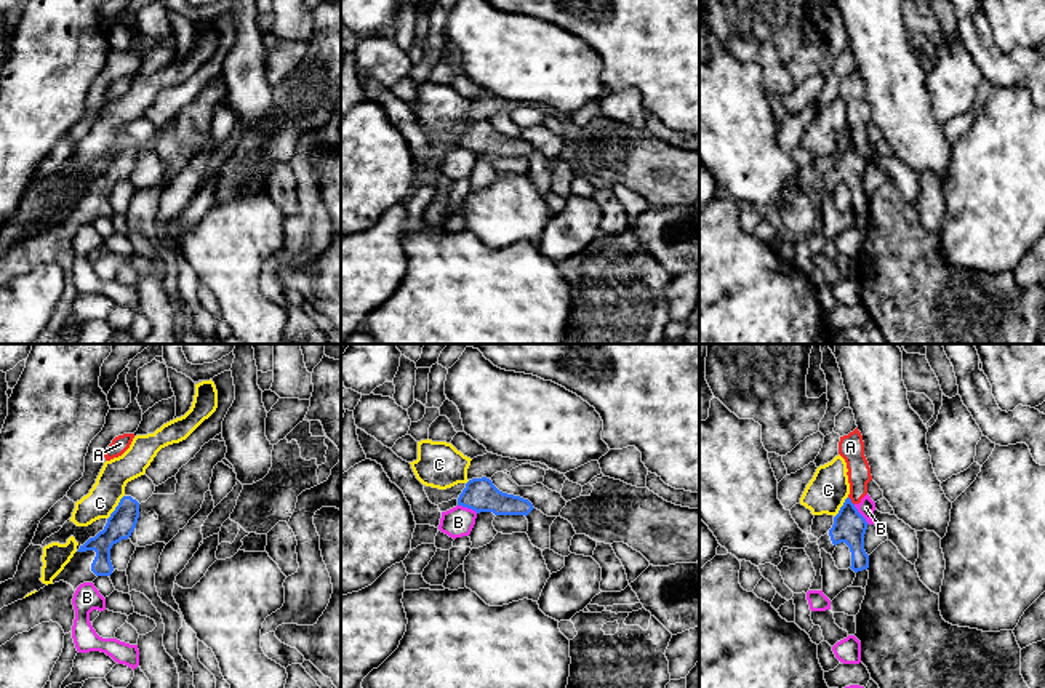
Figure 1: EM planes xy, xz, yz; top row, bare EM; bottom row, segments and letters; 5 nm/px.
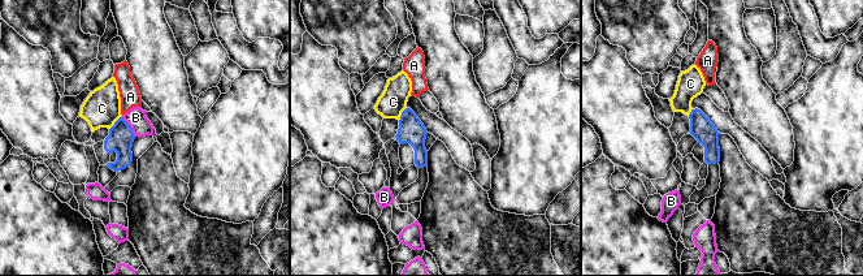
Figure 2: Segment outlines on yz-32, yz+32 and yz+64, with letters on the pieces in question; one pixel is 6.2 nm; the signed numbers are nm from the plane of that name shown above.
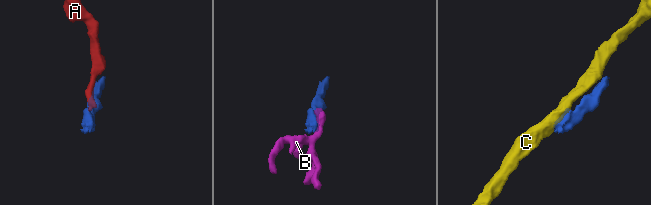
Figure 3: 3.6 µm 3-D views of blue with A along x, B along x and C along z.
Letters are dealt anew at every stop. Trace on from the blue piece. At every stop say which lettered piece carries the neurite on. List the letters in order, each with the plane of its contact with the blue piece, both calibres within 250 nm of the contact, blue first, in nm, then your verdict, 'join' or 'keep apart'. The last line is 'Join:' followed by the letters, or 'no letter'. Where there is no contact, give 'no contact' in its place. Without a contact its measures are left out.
A: meets blue in yz; 160 nm thick on the blue side, 110 nm on the other; keep apart
B: meets blue in yz; 160 nm thick on the blue side, 90 nm on the other; keep apart
C: meets blue in xy; 140 nm thick on the blue side, 160 nm on the other; keep apart
Join: no letter

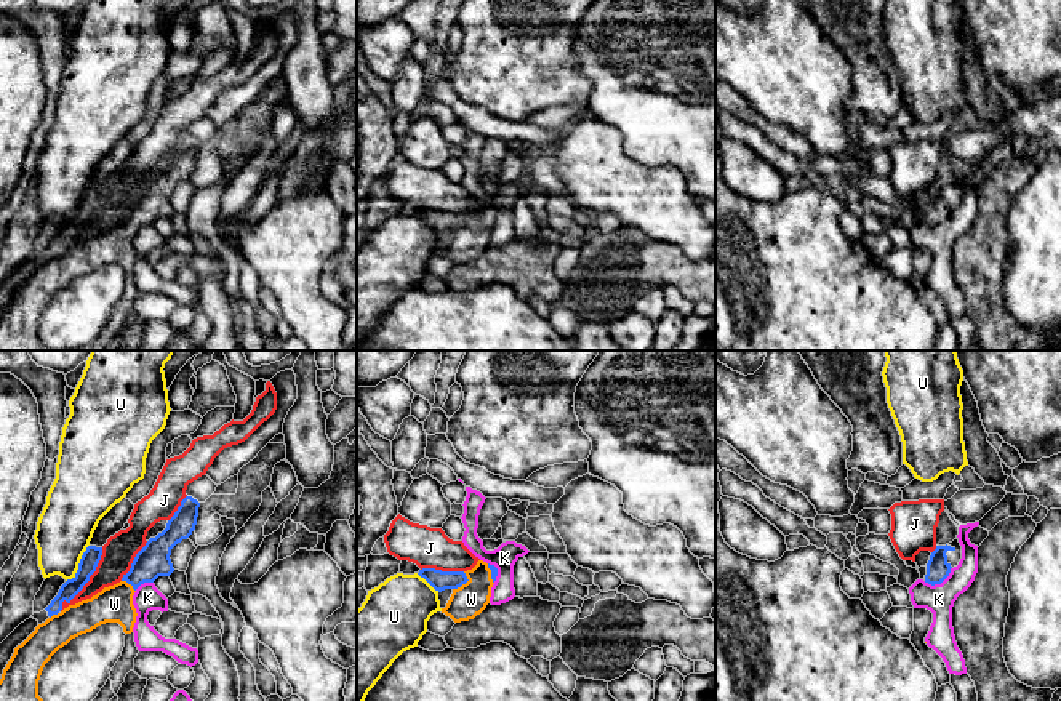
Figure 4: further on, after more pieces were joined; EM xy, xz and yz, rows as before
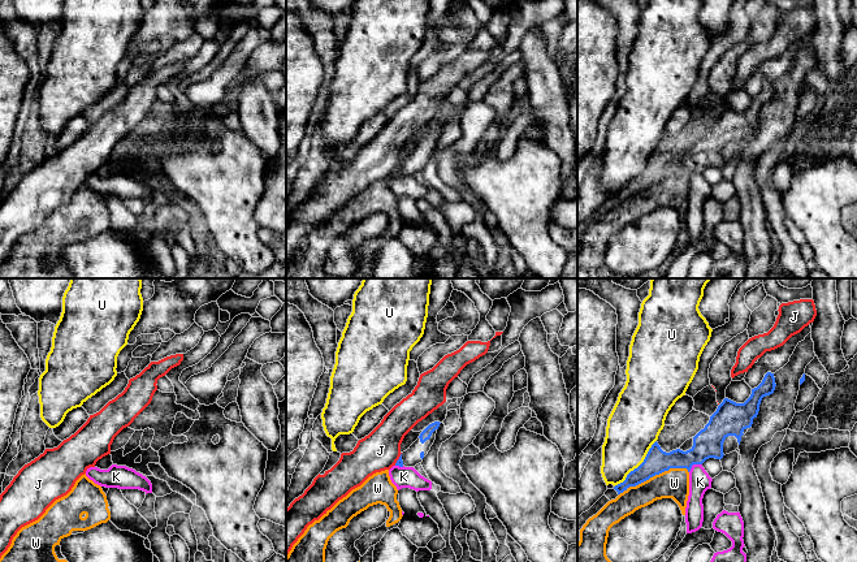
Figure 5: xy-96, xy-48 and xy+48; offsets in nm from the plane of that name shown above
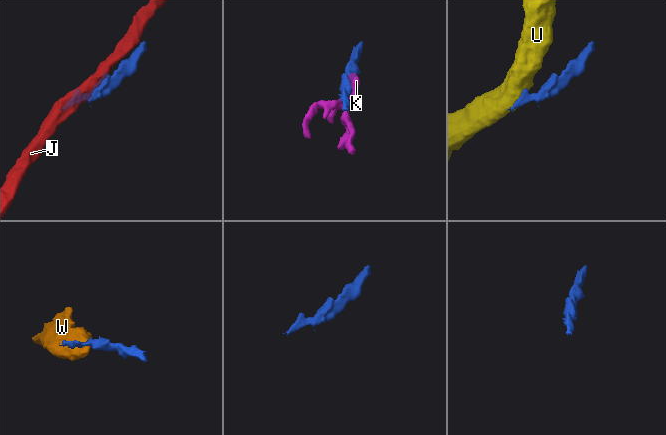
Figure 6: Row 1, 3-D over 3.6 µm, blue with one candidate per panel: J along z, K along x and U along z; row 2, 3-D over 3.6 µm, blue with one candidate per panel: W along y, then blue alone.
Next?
J: meets blue in xy; 90 nm thick on the blue side, 160 nm on the other; keep apart
K: meets blue in yz; 120 nm thick on the blue side, 150 nm on the other; keep apart
U: meets blue in xy; 90 nm thick on the blue side, 280 nm on the other; keep apart
W: meets blue in xz; 100 nm thick on the blue side, 170 nm on the other; join
Join: W

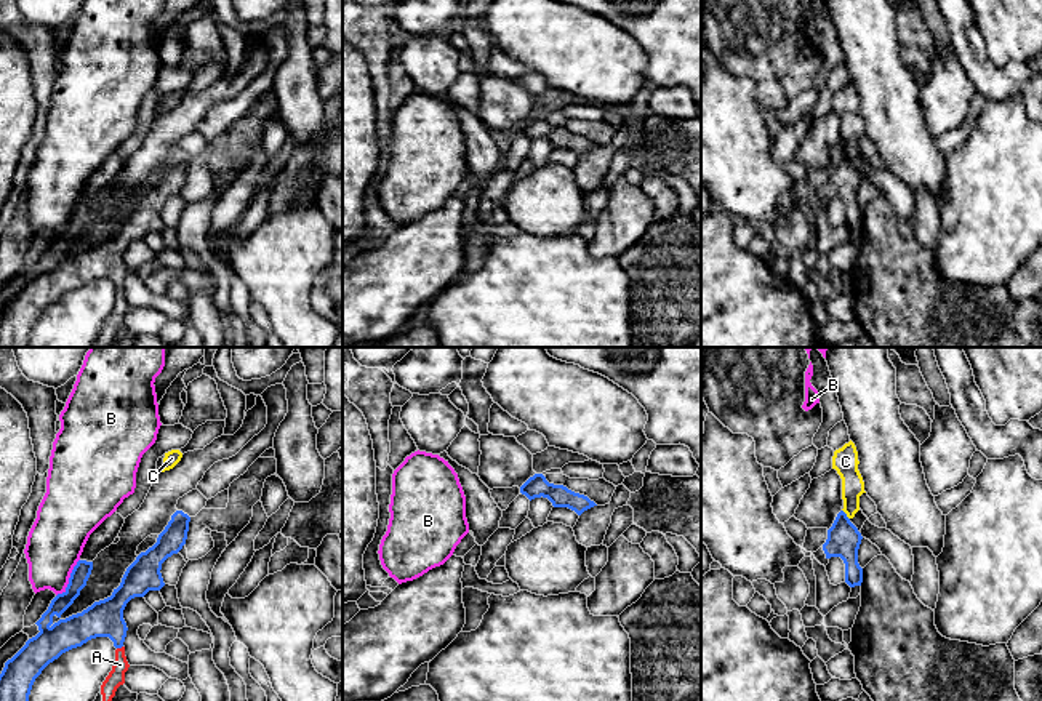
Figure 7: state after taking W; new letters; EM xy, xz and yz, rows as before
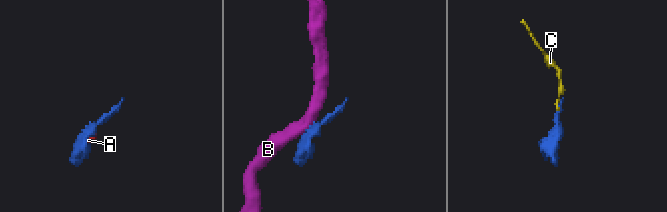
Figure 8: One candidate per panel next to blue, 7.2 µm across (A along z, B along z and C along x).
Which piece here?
A: meets blue in xy; 190 nm thick on the blue side, 90 nm on the other; join
B: meets blue in xy; 160 nm thick on the blue side, 280 nm on the other; keep apart
C: meets blue in yz; 170 nm thick on the blue side, 120 nm on the other; keep apart
Join: A

